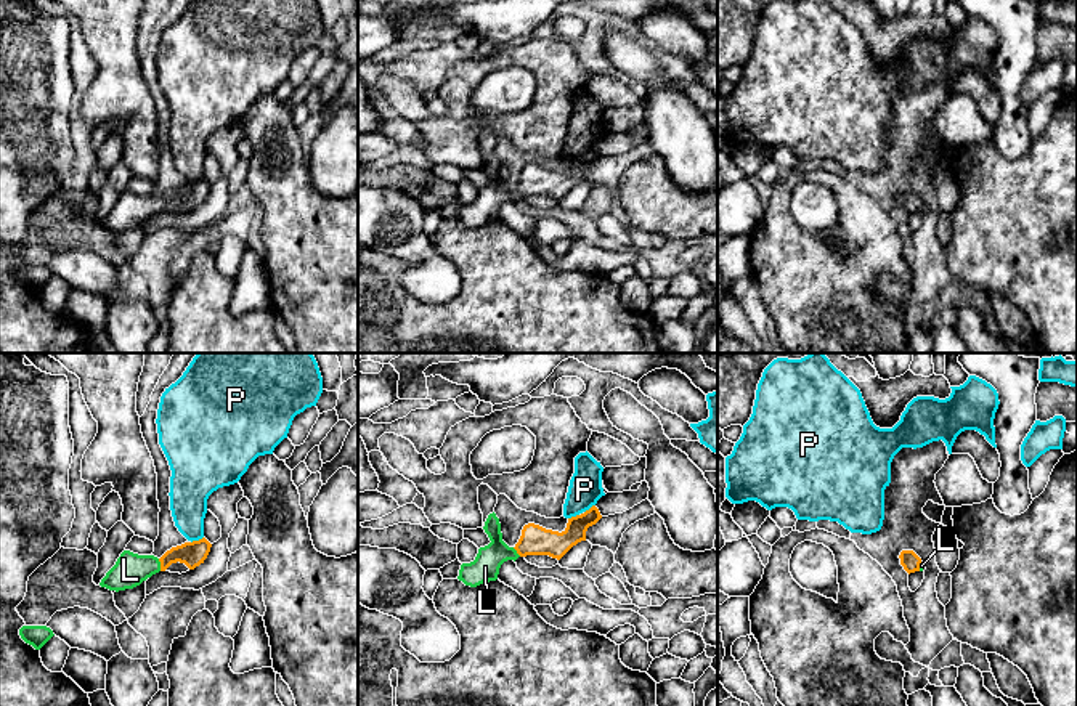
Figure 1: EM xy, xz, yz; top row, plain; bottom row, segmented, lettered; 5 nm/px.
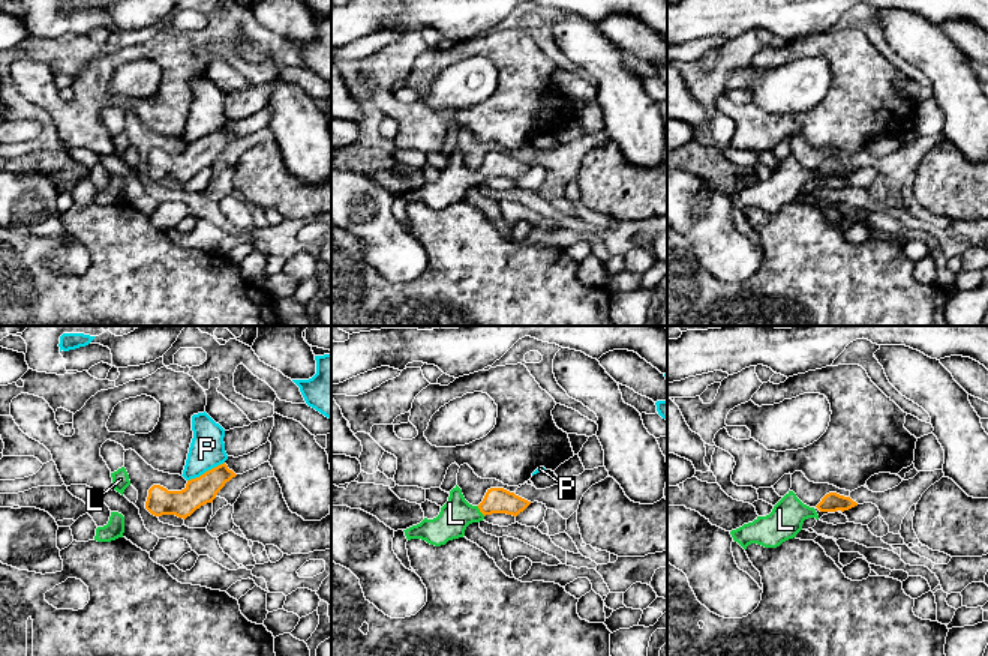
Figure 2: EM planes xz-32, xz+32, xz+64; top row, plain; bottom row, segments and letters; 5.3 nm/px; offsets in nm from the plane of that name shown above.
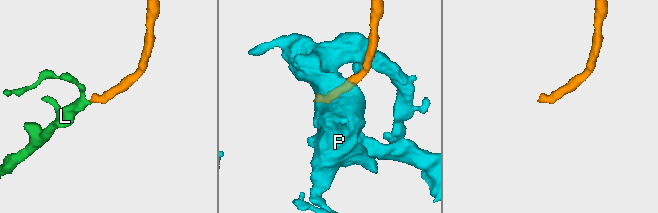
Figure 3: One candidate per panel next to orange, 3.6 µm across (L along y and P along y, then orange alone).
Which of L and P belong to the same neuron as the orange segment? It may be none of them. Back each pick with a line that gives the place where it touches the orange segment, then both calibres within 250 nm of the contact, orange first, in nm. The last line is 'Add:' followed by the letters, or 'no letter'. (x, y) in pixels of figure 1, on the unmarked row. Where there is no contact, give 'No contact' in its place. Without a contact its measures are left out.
L: Touches orange at xy (161, 206). Thickness 120 nm (orange) against 170 nm
Add: L

